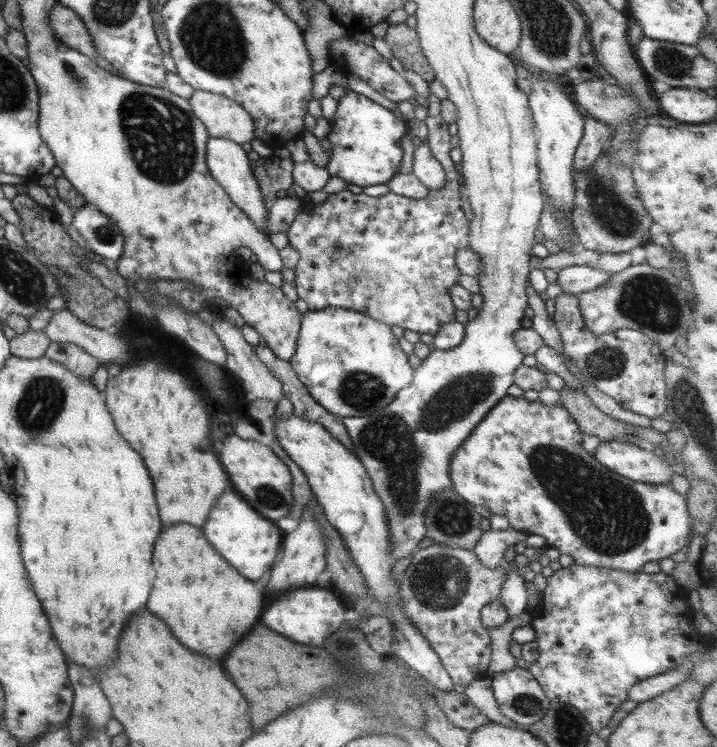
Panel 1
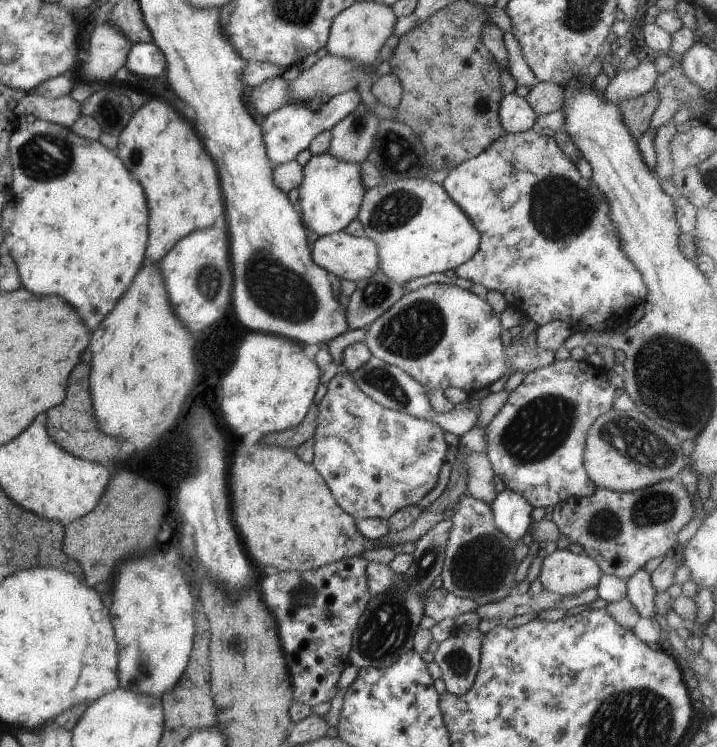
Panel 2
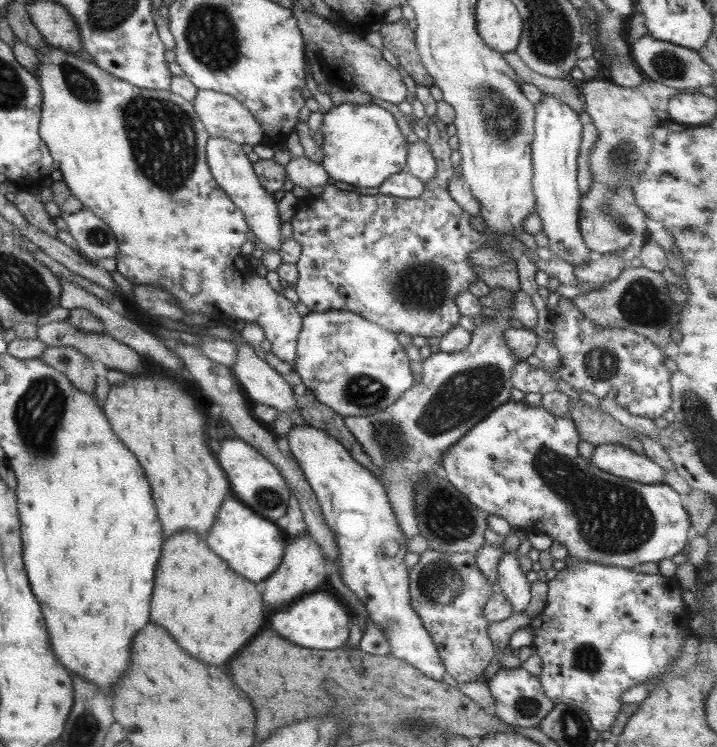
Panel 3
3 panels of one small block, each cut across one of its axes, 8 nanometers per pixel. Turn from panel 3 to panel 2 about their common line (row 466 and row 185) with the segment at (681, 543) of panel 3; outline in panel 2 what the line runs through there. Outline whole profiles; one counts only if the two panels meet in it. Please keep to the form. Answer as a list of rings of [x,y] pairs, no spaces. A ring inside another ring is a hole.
[[[536,126],[522,133],[504,132],[480,153],[453,167],[449,175],[443,180],[442,187],[449,198],[469,217],[480,236],[477,252],[467,262],[454,268],[455,275],[459,278],[465,278],[465,280],[471,280],[472,283],[481,284],[487,290],[497,290],[507,300],[507,304],[527,312],[525,317],[528,320],[533,320],[538,326],[551,321],[569,322],[570,325],[575,324],[579,318],[579,330],[581,332],[589,330],[589,326],[593,331],[605,329],[615,331],[626,322],[635,306],[643,304],[646,297],[646,284],[643,282],[641,273],[620,247],[618,232],[613,221],[609,218],[608,202],[604,199],[603,193],[593,181],[584,179],[579,174],[573,160],[557,146],[555,139],[539,135]]]

